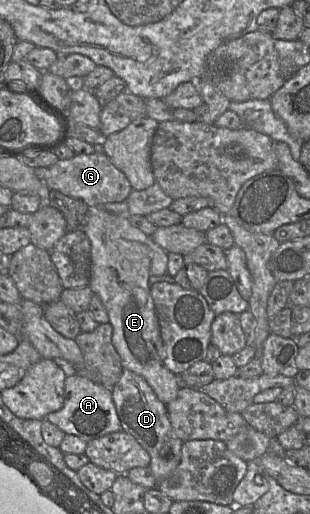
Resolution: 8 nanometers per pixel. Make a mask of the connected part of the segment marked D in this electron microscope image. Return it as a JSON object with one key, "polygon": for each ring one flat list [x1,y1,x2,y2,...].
{"polygon":[[125,369,118,382,112,388,112,398,119,416,121,423,121,430,132,435,138,443,149,453,150,455,150,469,156,479,156,487,159,482,169,476,175,468,179,465,181,459,181,448,183,441,177,438,172,429,166,405,161,402,147,381,140,375]]}

